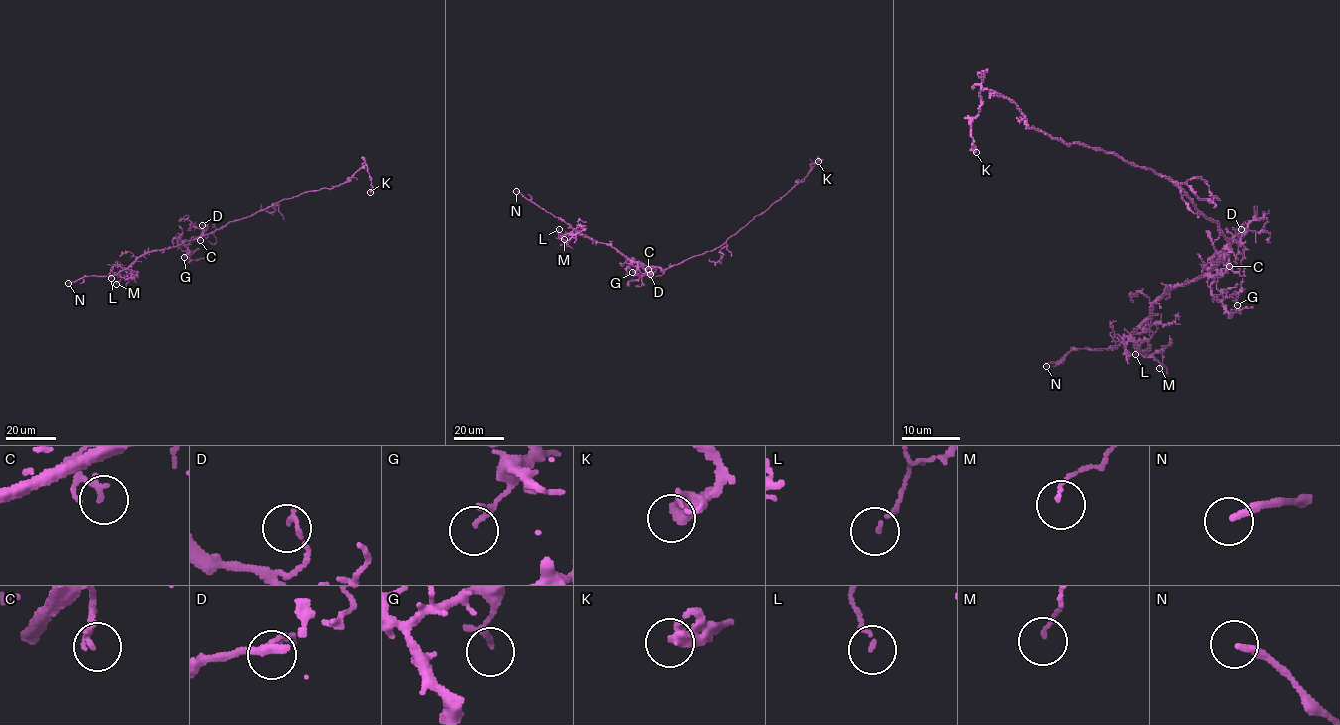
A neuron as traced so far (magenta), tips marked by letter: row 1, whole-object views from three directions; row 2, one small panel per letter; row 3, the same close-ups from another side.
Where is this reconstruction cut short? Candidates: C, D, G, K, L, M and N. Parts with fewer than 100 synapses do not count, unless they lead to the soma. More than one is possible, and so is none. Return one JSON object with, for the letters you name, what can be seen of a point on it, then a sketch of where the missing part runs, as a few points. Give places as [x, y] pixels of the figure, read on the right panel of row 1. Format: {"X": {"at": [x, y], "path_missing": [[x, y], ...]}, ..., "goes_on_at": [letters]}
{"N": {"at": [1046, 366], "path_missing": [[1046, 366], [1050, 370], [1057, 370], [1071, 357], [1078, 357], [1105, 372], [1110, 378]]}, "goes_on_at": ["N"]}

